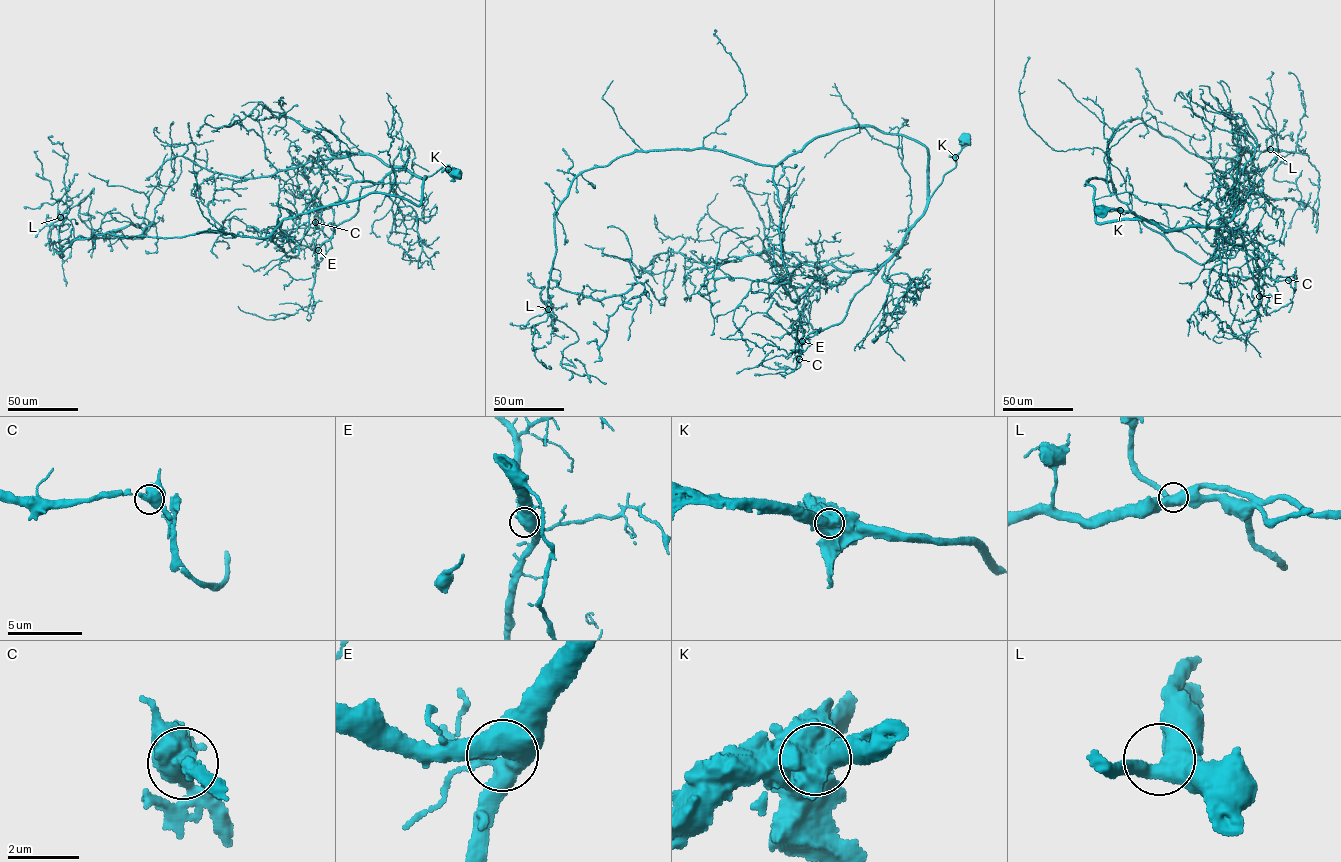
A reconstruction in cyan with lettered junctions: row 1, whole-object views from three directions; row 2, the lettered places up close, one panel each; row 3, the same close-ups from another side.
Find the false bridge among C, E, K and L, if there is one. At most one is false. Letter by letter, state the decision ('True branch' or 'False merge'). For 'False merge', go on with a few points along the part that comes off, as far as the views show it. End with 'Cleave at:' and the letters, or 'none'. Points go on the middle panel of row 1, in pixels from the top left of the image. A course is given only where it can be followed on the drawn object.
C: True branch
E: True branch
K: True branch
L: True branch
Cleave at: none

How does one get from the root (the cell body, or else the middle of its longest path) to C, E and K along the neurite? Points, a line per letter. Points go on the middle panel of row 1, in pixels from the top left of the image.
C: (966, 139), (878, 271), (808, 287), (796, 306), (804, 331), (798, 359)
E: (966, 139), (955, 166), (944, 175), (903, 243), (853, 297), (844, 318), (802, 341)
K: (966, 139), (967, 142), (955, 157)

